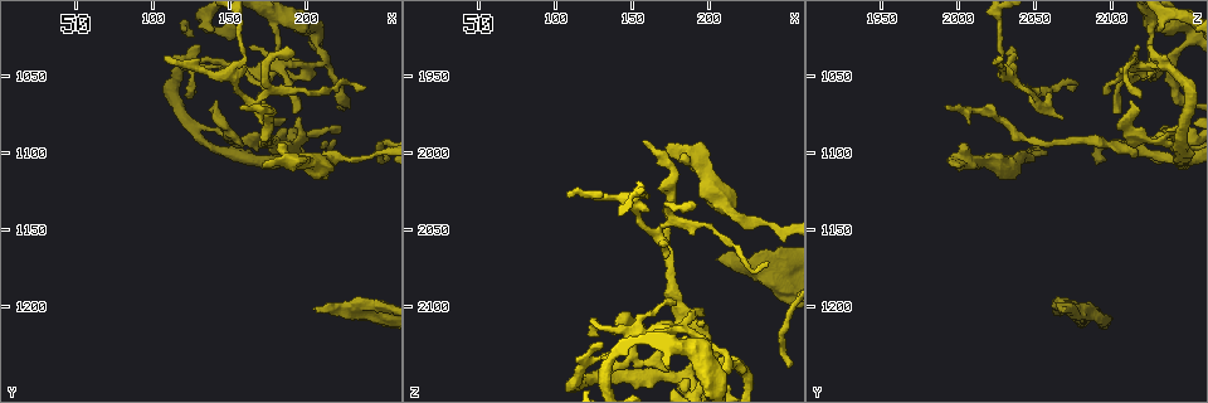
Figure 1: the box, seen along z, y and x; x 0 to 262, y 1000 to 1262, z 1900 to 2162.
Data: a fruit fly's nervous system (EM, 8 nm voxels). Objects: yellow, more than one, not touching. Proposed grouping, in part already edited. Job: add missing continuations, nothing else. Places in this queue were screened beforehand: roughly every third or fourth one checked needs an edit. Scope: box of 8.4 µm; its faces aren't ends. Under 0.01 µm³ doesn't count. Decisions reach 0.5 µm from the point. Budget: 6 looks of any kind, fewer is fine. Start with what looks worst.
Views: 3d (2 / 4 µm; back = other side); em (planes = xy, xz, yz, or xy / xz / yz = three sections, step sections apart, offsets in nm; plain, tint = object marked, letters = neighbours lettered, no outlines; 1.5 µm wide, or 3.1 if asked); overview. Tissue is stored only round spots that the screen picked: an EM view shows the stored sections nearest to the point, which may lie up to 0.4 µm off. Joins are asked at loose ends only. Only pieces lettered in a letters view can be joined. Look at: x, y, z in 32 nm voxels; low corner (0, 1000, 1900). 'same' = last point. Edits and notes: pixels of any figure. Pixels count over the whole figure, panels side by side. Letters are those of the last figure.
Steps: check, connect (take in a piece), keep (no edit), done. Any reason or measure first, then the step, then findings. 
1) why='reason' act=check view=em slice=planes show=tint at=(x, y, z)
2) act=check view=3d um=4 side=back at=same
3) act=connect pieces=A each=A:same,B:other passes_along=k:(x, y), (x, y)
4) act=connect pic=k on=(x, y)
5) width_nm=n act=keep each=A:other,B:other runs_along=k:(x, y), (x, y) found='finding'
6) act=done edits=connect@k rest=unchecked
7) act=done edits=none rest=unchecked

why='an open end' act=check view=3d um=2 at=(170, 1108, 1996)

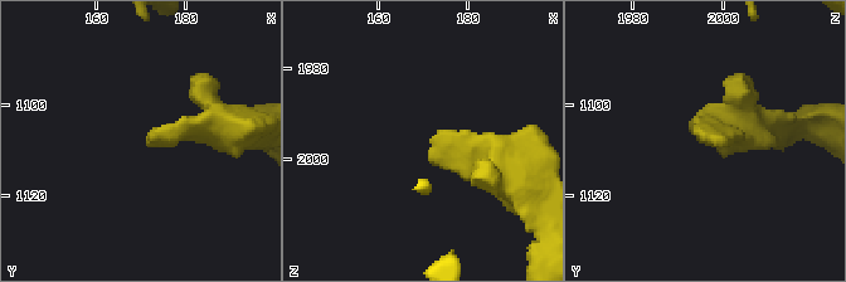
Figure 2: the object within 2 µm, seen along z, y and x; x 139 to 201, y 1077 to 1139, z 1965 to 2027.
why='shape alone is not enough' act=check view=em slice=xy step=8 show=tint at=(172, 1107, 1995)

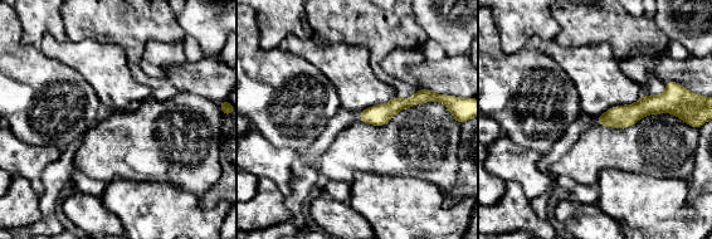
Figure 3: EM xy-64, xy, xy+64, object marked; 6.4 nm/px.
act=check view=em slice=planes show=letters at=same

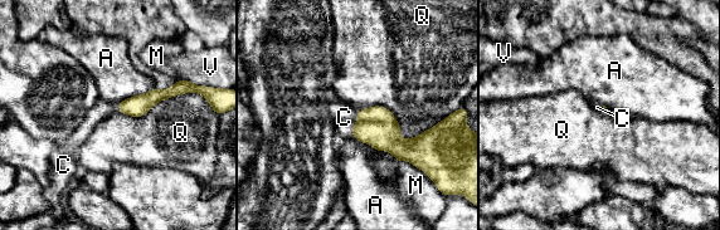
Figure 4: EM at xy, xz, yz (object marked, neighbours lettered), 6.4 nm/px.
longest_contact=Q:550nm act=connect pieces=C each=A:other,C:same,M:other,Q:other,V:other passes_along=4:(376, 126), (355, 123), (344, 117) found='it goes on there'

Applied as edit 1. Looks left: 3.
why='tapers out' act=check view=3d um=4 at=(108, 1036, 2026)

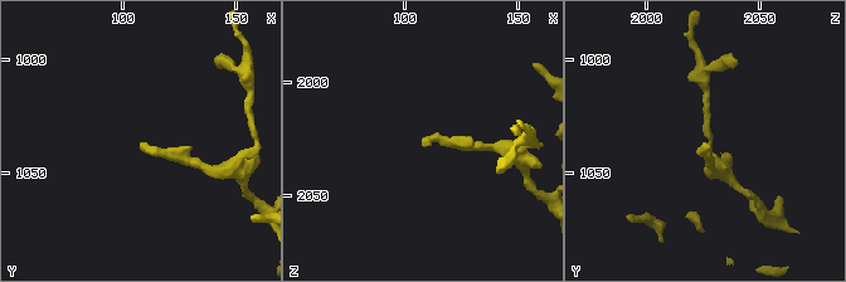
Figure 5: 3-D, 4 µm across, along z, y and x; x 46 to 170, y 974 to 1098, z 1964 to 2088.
why='shape alone is not enough' act=check view=em slice=xz step=4 show=tint at=(108, 1037, 2024)

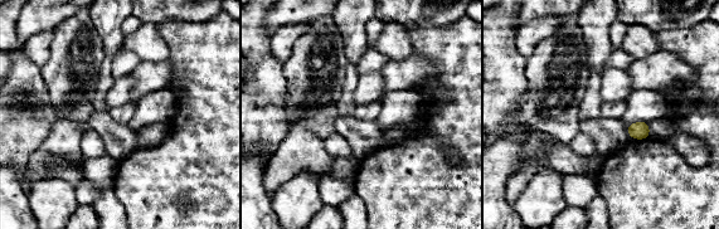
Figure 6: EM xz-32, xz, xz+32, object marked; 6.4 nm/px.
act=check view=em slice=xy step=8 show=letters at=same

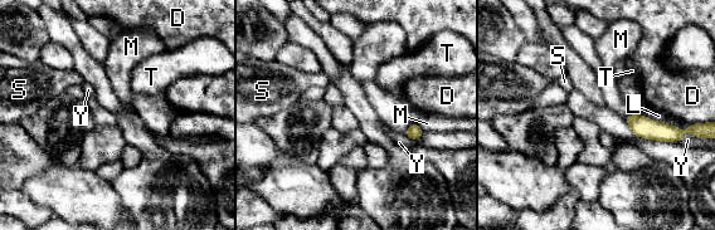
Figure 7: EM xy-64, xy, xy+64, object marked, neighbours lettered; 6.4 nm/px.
width_nm=130 act=keep each=D:other,L:other,M:other,S:other,T:other,Y:other border=7:(709, 138), (685, 132), (679, 141) found='no lettered piece goes on from it'

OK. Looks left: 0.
act=done edits=connect@4 rest=unchecked

